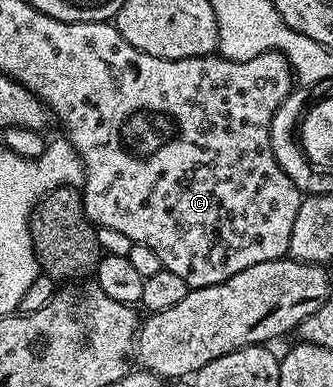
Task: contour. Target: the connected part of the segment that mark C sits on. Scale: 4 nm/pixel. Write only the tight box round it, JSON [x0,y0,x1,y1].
[38,21,304,288]

